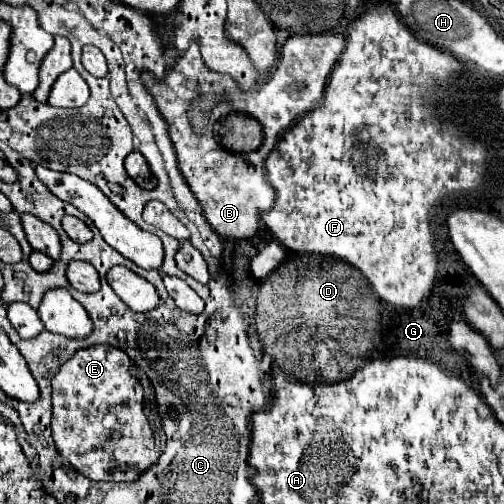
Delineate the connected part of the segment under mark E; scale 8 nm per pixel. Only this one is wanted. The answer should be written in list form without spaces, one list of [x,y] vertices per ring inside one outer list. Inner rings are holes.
[[[97,345],[79,349],[53,377],[55,447],[93,481],[135,481],[159,459],[151,427],[143,421],[143,389],[129,373],[129,365],[131,359],[119,347]]]

